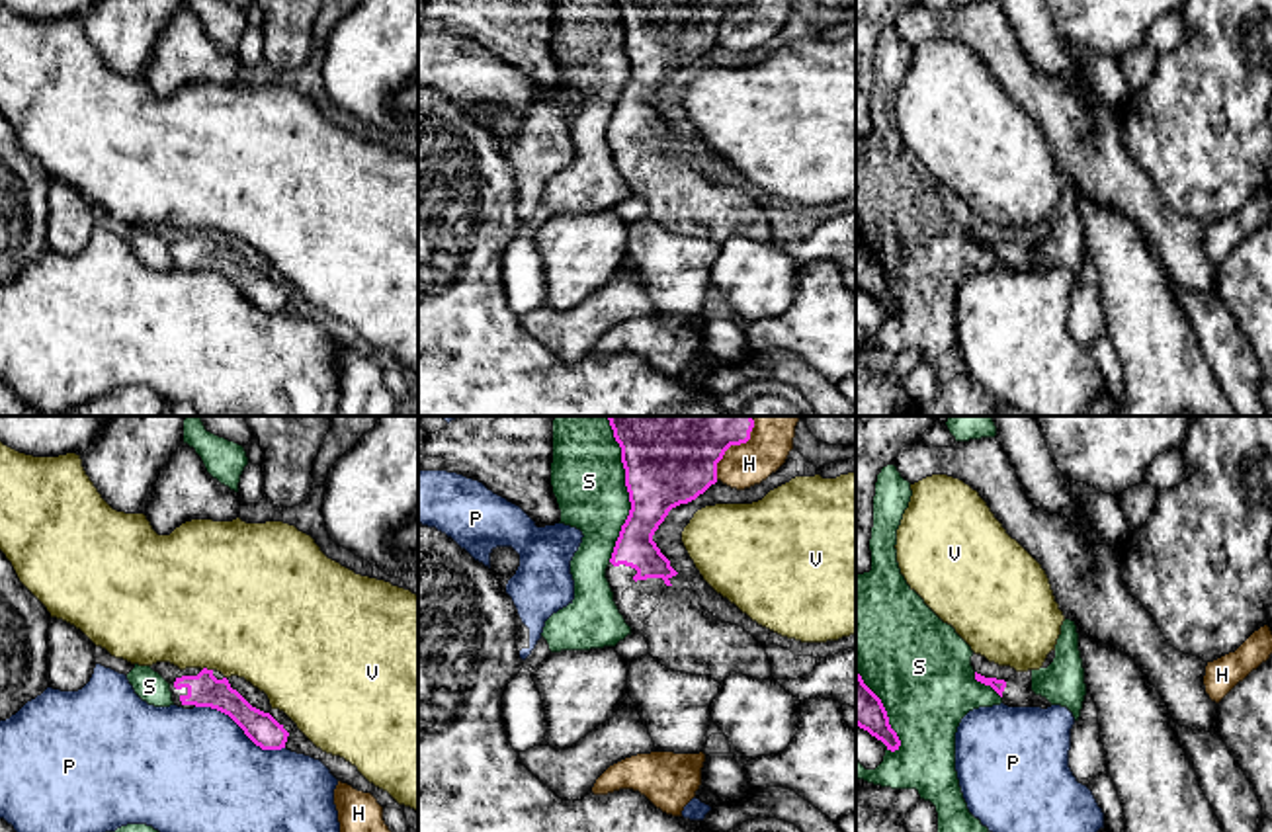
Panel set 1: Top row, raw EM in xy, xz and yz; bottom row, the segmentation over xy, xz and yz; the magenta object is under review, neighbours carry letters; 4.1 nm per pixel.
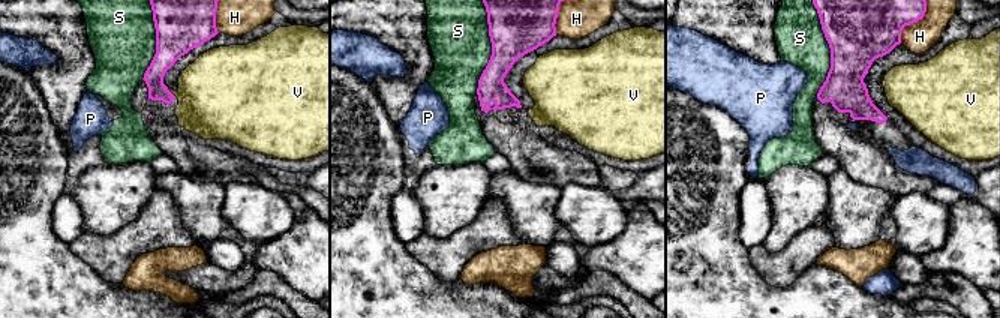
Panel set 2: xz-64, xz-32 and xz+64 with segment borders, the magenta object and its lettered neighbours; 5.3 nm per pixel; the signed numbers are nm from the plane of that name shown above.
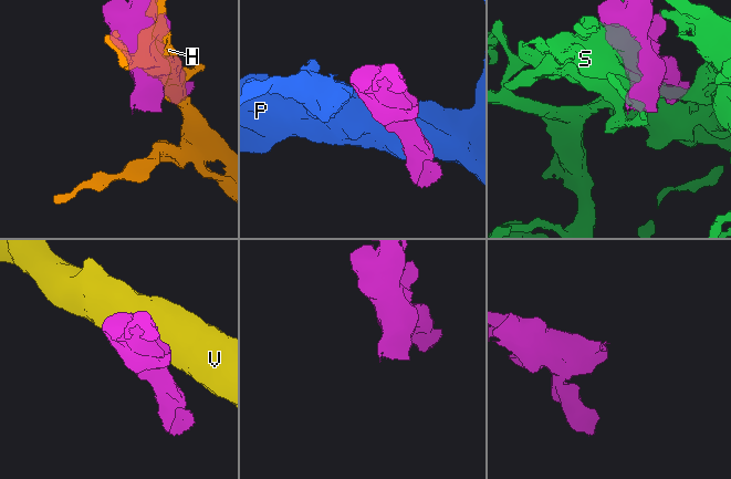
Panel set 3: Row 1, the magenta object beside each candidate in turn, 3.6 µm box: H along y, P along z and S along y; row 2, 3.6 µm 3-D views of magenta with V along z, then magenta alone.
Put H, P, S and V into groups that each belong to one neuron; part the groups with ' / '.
H / P / S / V

